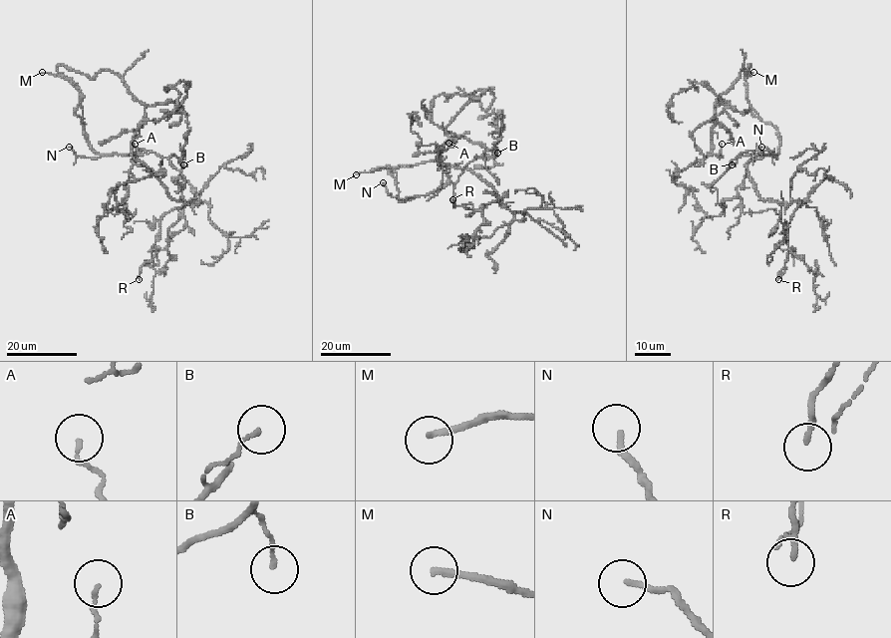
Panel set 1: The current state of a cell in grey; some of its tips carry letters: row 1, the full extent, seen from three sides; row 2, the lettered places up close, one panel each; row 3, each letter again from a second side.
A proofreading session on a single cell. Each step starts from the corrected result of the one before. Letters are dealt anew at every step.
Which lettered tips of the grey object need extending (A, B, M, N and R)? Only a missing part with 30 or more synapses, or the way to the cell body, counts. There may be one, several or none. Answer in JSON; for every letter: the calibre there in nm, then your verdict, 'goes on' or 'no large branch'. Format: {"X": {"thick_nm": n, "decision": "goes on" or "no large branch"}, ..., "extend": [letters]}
{"A": {"thick_nm": 120, "decision": "no large branch"}, "B": {"thick_nm": 120, "decision": "no large branch"}, "M": {"thick_nm": 200, "decision": "goes on"}, "N": {"thick_nm": 160, "decision": "goes on"}, "R": {"thick_nm": 150, "decision": "no large branch"}, "extend": ["M", "N"]}

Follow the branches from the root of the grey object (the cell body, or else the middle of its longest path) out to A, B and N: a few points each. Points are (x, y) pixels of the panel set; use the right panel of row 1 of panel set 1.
A: (746, 91), (749, 65), (745, 78), (742, 69), (716, 106), (712, 150), (708, 155), (718, 156), (722, 144)
B: (746, 91), (758, 117), (777, 130), (779, 148), (774, 156), (743, 152), (732, 164)
N: (746, 91), (749, 106), (763, 123), (770, 124), (777, 130), (779, 140), (777, 158), (761, 147)

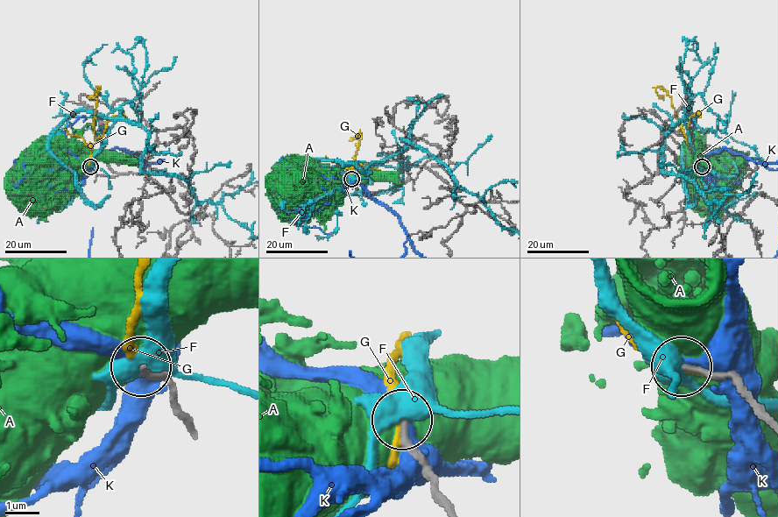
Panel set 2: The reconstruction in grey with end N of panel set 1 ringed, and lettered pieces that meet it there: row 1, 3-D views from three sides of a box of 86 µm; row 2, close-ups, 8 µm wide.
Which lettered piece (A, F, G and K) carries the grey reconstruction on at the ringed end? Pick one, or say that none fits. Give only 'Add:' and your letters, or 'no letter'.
Add: no letter

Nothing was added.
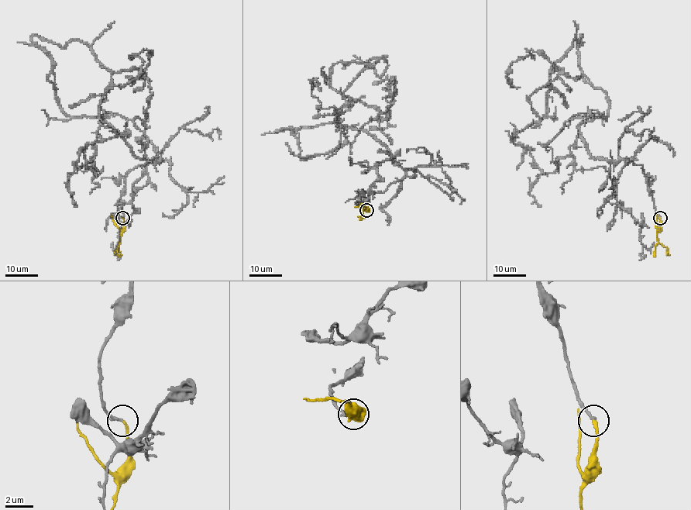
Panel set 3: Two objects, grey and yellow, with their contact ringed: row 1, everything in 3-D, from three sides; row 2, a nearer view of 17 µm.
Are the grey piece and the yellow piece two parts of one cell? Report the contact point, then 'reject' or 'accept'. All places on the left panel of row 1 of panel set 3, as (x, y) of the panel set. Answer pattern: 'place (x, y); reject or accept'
place (122, 218); accept

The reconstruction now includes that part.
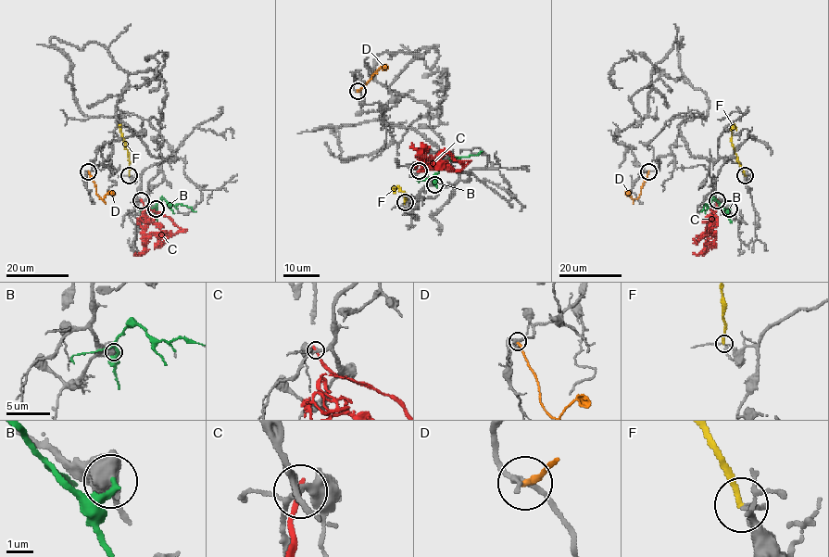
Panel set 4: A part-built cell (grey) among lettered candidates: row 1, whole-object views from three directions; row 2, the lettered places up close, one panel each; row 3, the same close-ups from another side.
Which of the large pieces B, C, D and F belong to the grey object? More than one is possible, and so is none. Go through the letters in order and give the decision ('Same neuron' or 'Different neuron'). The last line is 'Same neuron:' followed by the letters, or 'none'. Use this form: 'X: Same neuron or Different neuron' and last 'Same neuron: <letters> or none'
B: Different neuron
C: Different neuron
D: Different neuron
F: Different neuron
Same neuron: none

